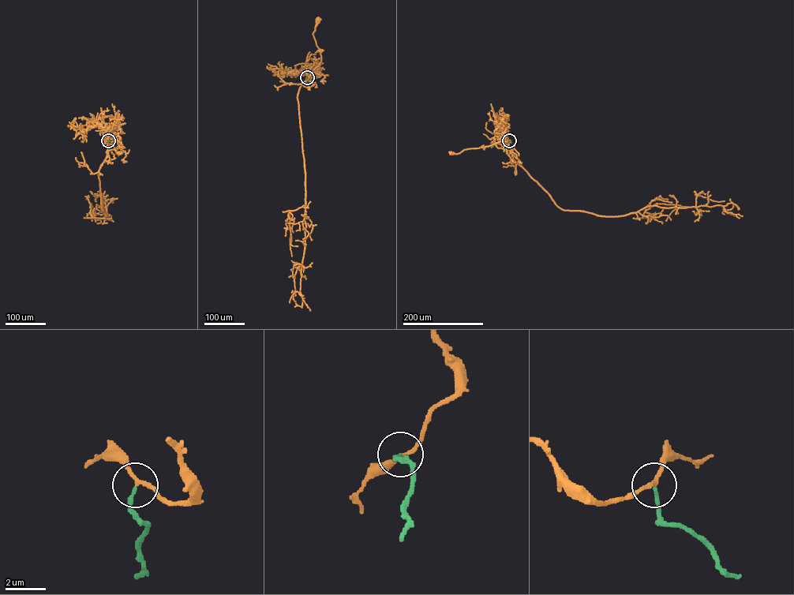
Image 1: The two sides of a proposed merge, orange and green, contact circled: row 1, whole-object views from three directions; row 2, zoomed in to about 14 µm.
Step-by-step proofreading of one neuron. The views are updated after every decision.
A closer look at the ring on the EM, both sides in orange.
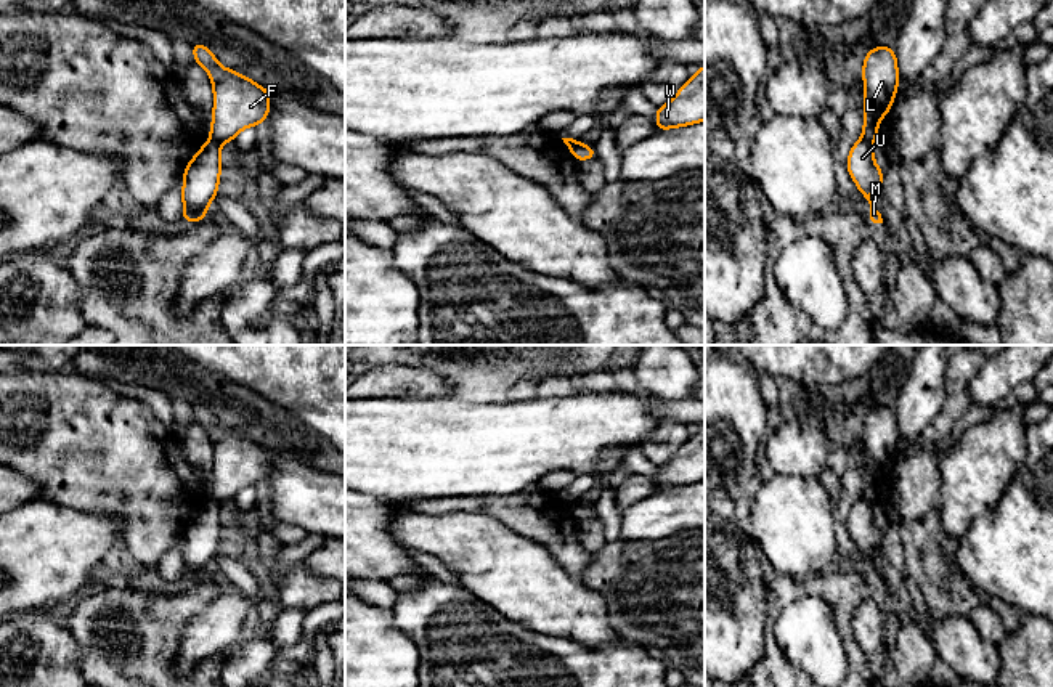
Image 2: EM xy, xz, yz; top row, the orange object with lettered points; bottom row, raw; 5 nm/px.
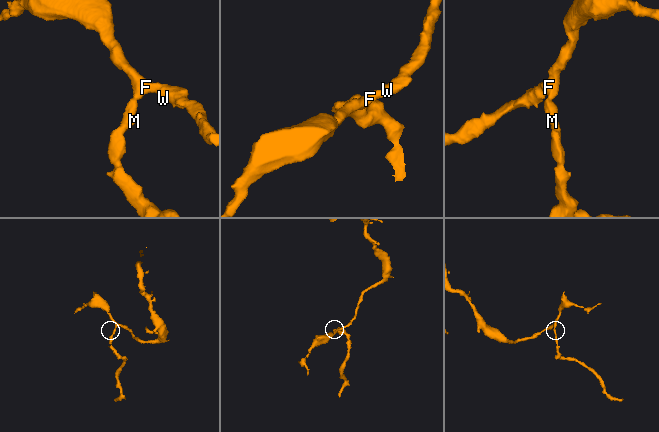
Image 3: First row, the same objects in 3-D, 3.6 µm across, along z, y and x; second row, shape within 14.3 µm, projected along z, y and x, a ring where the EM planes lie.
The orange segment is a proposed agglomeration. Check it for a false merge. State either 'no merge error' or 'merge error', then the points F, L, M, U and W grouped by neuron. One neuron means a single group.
merge error; F L W / M U

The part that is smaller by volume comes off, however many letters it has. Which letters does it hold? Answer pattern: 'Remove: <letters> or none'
Remove: M, U

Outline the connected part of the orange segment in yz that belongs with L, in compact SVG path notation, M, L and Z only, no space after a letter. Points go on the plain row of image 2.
M873 406L865 416L862 438L865 445L862 498L875 504L878 483L889 472L901 438L894 408Z

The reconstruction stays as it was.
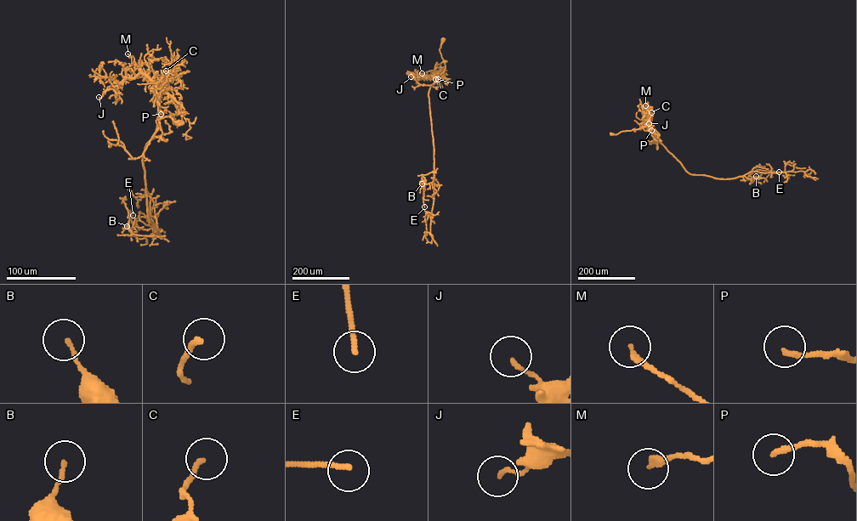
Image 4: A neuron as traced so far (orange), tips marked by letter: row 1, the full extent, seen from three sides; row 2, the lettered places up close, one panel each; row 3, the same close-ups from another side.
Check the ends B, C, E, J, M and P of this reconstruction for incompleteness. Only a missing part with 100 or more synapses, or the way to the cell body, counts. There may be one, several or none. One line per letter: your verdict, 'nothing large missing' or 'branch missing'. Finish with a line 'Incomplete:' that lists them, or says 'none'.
B: nothing large missing
C: nothing large missing
E: nothing large missing
J: nothing large missing
M: nothing large missing
P: nothing large missing
Incomplete: none

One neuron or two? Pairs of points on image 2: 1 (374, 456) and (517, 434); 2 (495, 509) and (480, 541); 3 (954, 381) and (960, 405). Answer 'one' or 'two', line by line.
1: one
2: two
3: one

